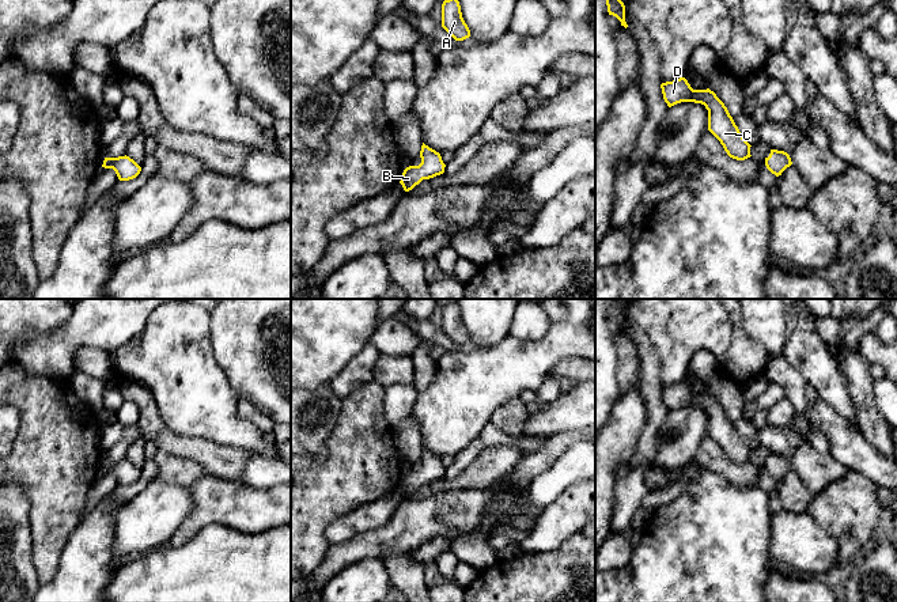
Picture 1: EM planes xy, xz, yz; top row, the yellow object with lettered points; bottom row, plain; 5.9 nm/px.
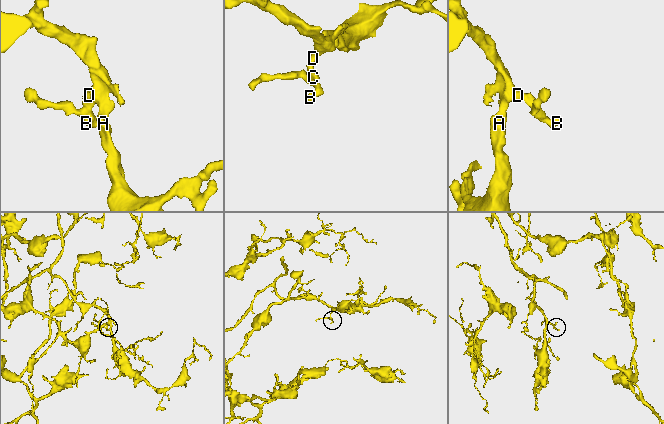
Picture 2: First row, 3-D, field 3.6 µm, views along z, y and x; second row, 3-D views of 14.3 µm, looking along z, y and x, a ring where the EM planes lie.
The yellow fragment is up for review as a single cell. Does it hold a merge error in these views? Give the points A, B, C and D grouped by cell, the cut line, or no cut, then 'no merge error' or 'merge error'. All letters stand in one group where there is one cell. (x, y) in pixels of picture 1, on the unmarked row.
A B C D; no cut; no merge error

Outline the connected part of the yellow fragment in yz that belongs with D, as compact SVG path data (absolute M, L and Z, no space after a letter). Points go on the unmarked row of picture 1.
M685 382L661 389L669 412L681 406L701 408L708 414L708 435L720 446L727 459L737 465L750 462L750 448L743 443L724 408L714 395L693 394Z

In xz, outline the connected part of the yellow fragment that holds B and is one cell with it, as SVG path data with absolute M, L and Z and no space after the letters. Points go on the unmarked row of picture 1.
M423 447L420 455L421 467L404 474L400 488L405 496L412 495L423 484L429 484L444 477L446 469L435 454Z

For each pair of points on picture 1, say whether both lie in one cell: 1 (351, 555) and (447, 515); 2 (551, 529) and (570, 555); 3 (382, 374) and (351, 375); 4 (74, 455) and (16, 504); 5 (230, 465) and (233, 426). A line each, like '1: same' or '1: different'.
1: same
2: different
3: different
4: different
5: different

